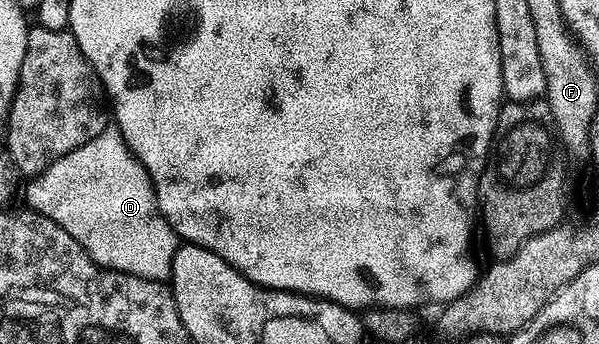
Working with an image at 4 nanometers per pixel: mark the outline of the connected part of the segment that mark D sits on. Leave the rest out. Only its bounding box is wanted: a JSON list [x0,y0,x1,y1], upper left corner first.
[25,128,181,282]

